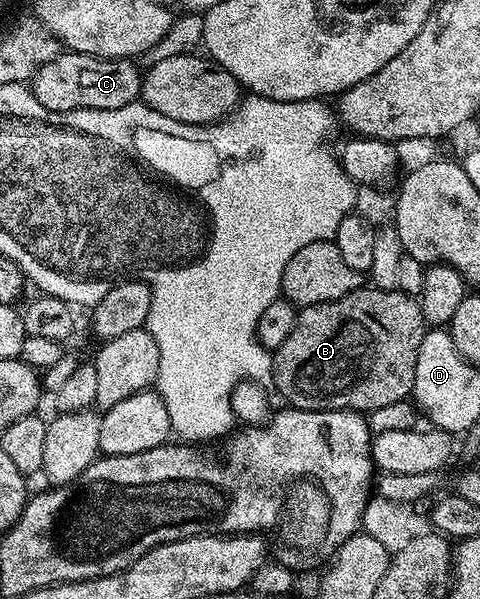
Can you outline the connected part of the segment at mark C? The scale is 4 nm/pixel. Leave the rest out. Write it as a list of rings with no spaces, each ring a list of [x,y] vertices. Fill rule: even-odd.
[[[59,53],[33,77],[35,97],[49,111],[79,111],[80,109],[120,109],[135,102],[142,93],[143,72],[139,64],[128,59],[101,59],[95,55]]]

